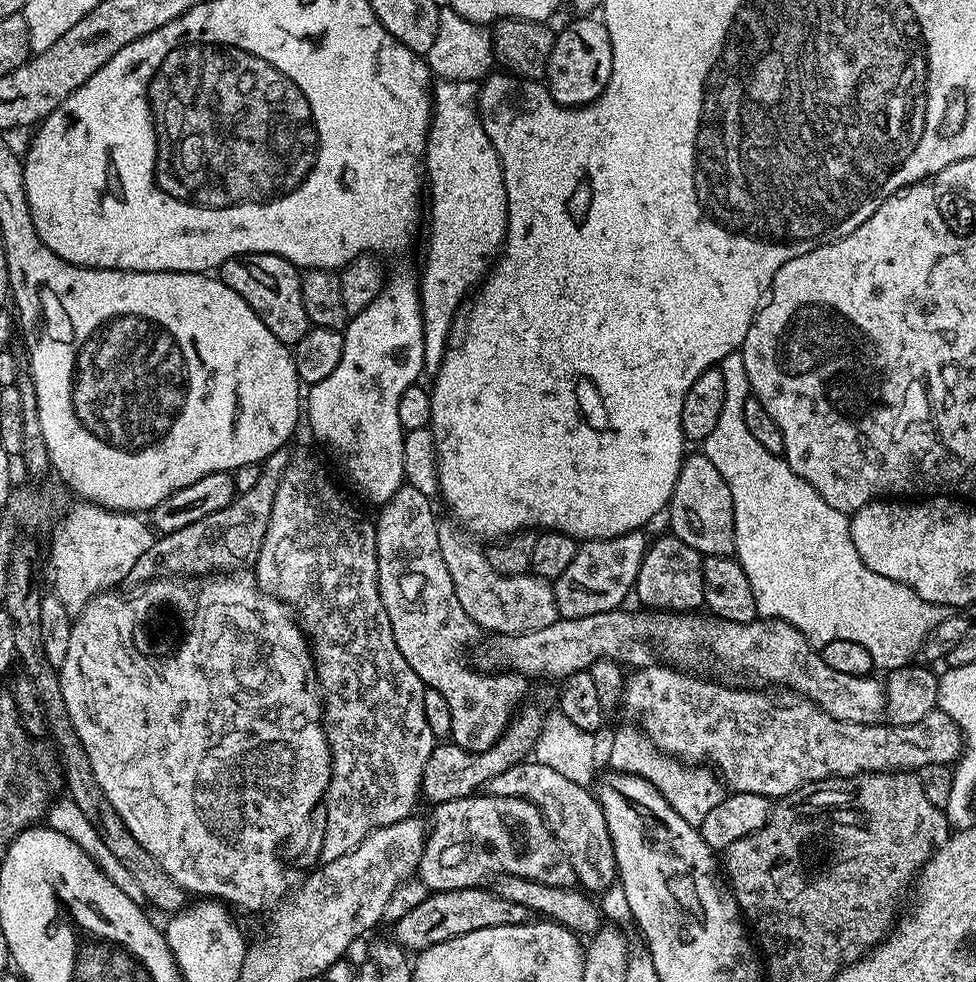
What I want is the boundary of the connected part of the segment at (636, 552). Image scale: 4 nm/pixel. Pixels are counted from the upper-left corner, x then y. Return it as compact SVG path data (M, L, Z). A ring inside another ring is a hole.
M643 531L612 535L601 540L585 540L577 547L570 566L554 581L552 593L556 599L556 611L563 619L586 618L590 614L614 612L627 596L633 595L638 570L650 543Z

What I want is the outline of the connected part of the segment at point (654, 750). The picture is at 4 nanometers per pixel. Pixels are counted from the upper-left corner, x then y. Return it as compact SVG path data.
M643 731L620 732L612 740L612 764L617 772L628 772L631 776L646 778L666 798L666 802L678 812L679 817L697 826L722 802L726 795L717 773L708 766L685 766L681 761L664 755Z

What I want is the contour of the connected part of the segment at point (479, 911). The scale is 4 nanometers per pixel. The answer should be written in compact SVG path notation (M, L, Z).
M488 886L432 892L422 902L418 902L418 906L410 910L410 914L402 914L402 918L394 922L394 940L409 953L419 954L438 942L446 942L450 938L458 938L474 930L490 930L490 926L523 924L529 916L530 913L522 906L518 906L518 902L506 902L506 898L496 895Z

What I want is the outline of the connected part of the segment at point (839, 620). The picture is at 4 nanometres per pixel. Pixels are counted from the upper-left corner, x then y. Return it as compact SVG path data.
M733 350L718 367L726 382L726 406L722 406L718 423L702 442L702 455L714 462L718 474L722 474L722 478L726 478L726 486L730 486L734 506L734 558L742 570L746 570L746 578L750 578L757 617L786 621L814 646L835 640L858 642L858 646L866 646L876 670L907 665L917 657L926 634L947 618L949 609L943 604L926 602L902 582L874 574L874 570L858 558L858 550L854 550L854 542L850 538L849 513L834 510L834 506L830 506L830 502L826 502L822 494L810 486L810 482L794 474L783 456L770 454L770 450L761 446L754 439L754 434L750 434L746 422L742 422L742 406L750 394L743 351Z

